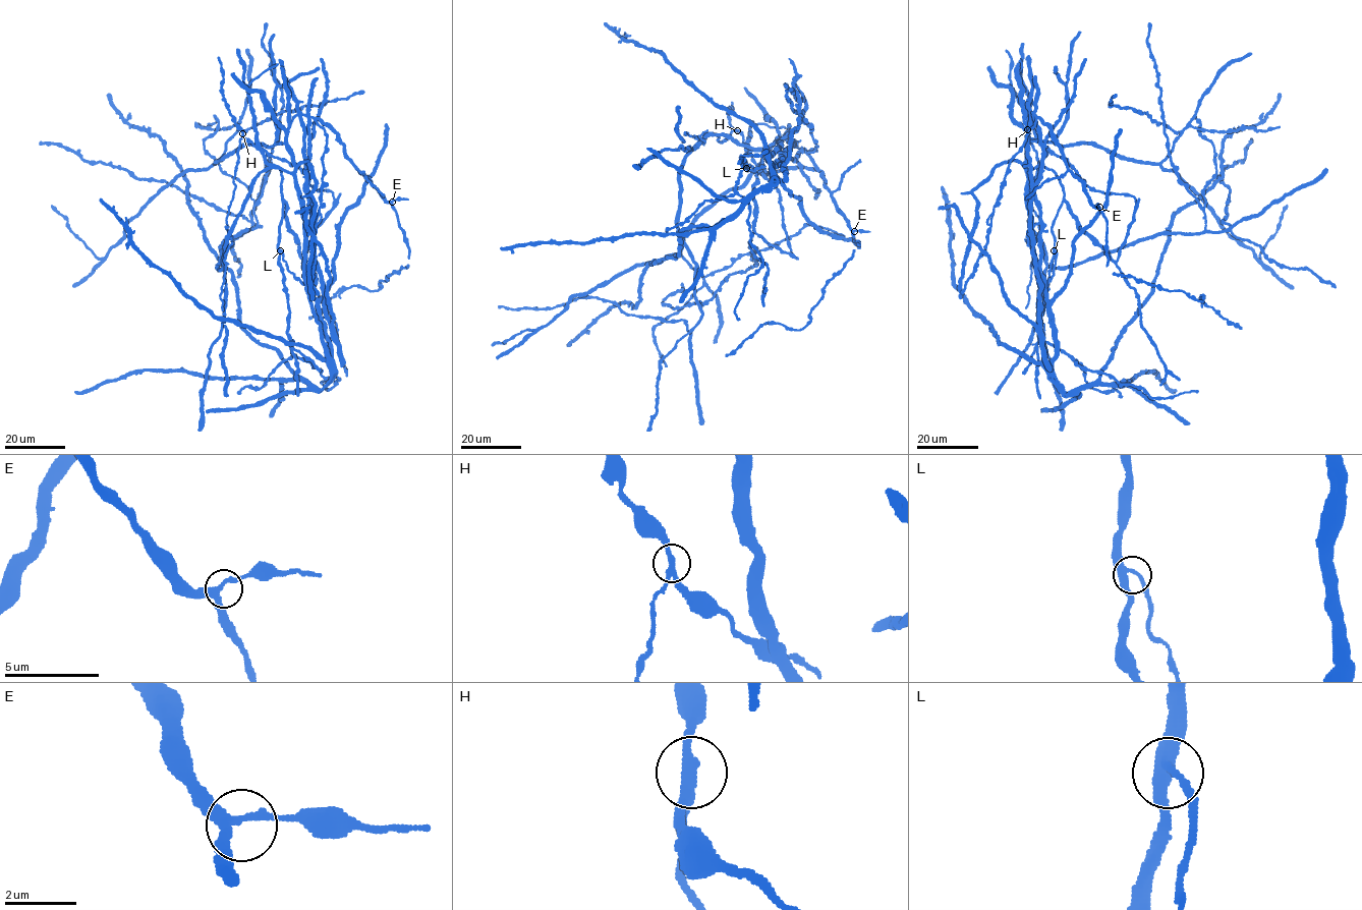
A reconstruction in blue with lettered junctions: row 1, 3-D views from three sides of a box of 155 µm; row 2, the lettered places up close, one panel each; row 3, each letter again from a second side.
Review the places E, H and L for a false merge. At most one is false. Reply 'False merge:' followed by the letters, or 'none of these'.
False merge: H

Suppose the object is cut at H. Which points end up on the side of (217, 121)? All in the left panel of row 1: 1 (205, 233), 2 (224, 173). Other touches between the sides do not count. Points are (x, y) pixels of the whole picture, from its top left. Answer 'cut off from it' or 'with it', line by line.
1: with it
2: with it

